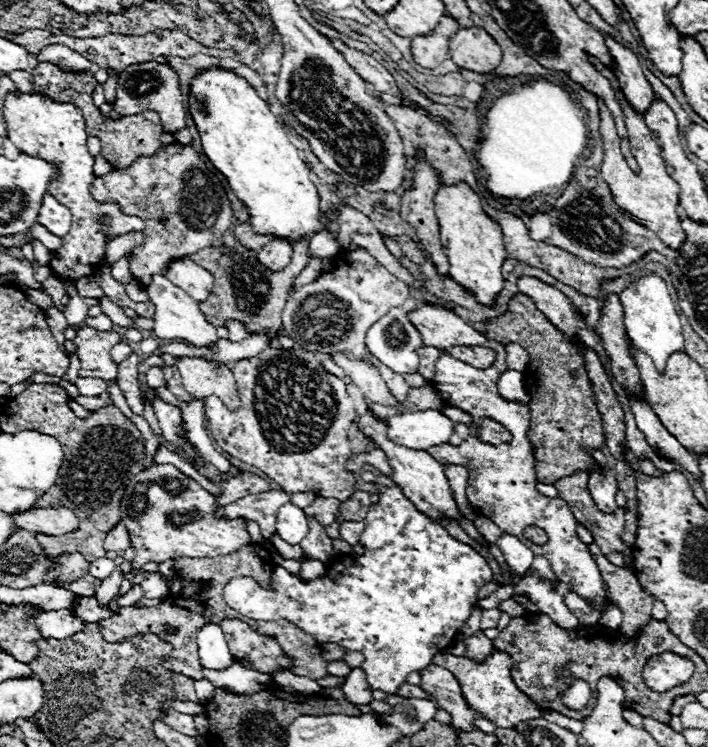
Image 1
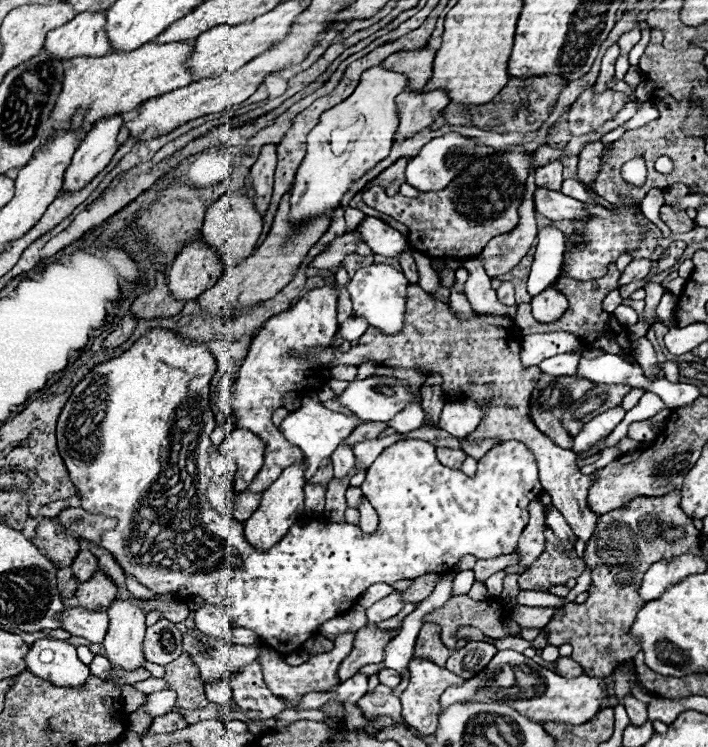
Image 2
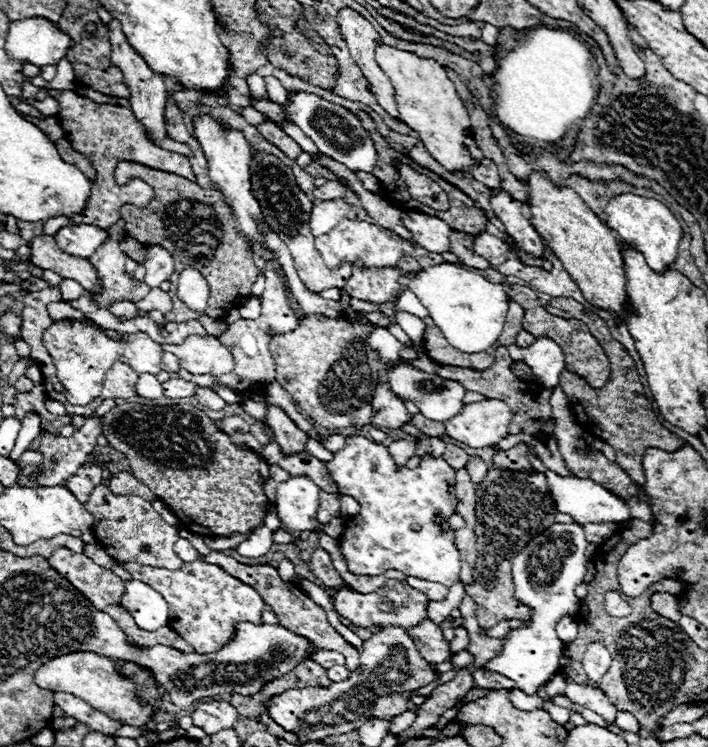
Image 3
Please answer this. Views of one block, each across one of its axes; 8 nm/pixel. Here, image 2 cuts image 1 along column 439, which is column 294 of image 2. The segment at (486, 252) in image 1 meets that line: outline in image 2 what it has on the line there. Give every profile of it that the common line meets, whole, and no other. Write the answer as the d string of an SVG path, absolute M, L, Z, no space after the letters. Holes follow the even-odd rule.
M380 62L362 74L360 84L346 100L320 116L320 122L306 138L306 156L296 172L296 182L290 196L290 218L294 222L302 222L324 214L330 208L338 208L352 180L366 174L378 164L378 160L384 160L390 154L400 120L396 96L406 86L406 74L386 70L384 62Z

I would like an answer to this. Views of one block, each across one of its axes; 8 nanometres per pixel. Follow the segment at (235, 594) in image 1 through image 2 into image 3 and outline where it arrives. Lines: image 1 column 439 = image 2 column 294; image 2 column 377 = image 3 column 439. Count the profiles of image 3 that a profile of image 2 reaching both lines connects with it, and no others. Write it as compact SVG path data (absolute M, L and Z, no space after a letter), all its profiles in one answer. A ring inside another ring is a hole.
M348 436L346 446L334 454L332 462L326 462L334 482L338 484L342 494L352 496L360 504L360 512L346 520L344 534L340 536L340 552L348 564L348 570L356 576L380 576L388 568L400 570L406 576L414 576L428 582L438 582L444 586L452 586L460 578L460 552L454 544L452 532L442 532L434 522L434 514L442 512L450 518L456 512L456 490L454 490L454 468L450 468L442 458L420 460L420 468L408 470L406 466L398 466L388 448L370 442L364 436Z

